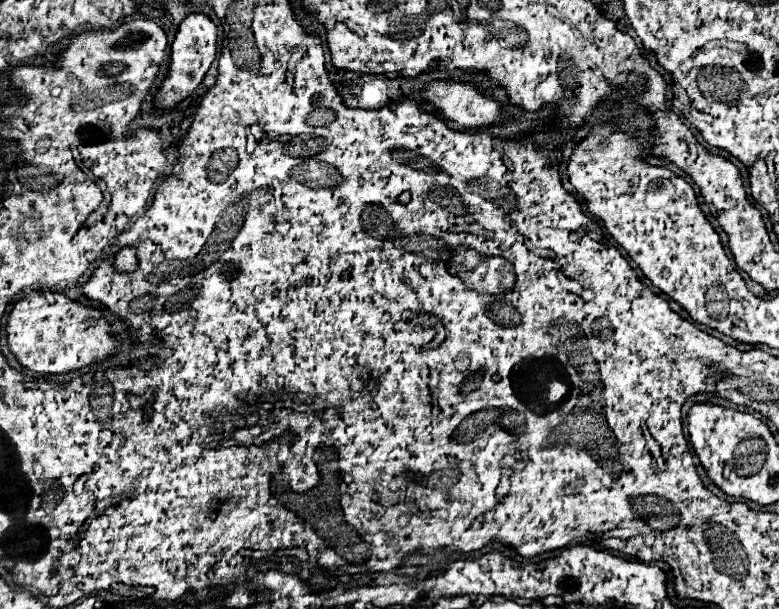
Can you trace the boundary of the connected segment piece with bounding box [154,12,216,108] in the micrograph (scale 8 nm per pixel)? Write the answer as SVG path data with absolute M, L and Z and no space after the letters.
M202 12L188 14L178 26L176 38L172 42L168 76L162 82L162 86L154 98L154 104L158 108L174 108L180 100L190 96L192 90L202 82L202 78L208 72L214 58L216 58L216 24L210 20L208 14L202 14Z

